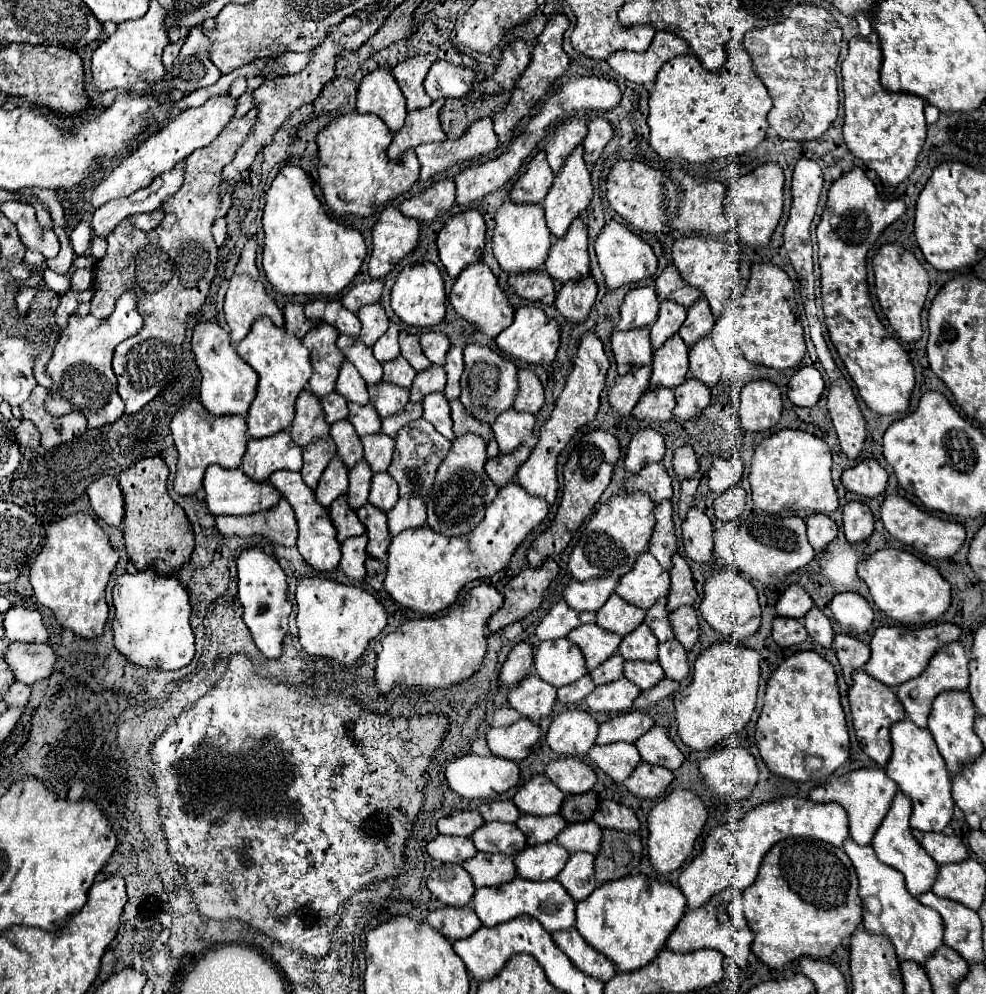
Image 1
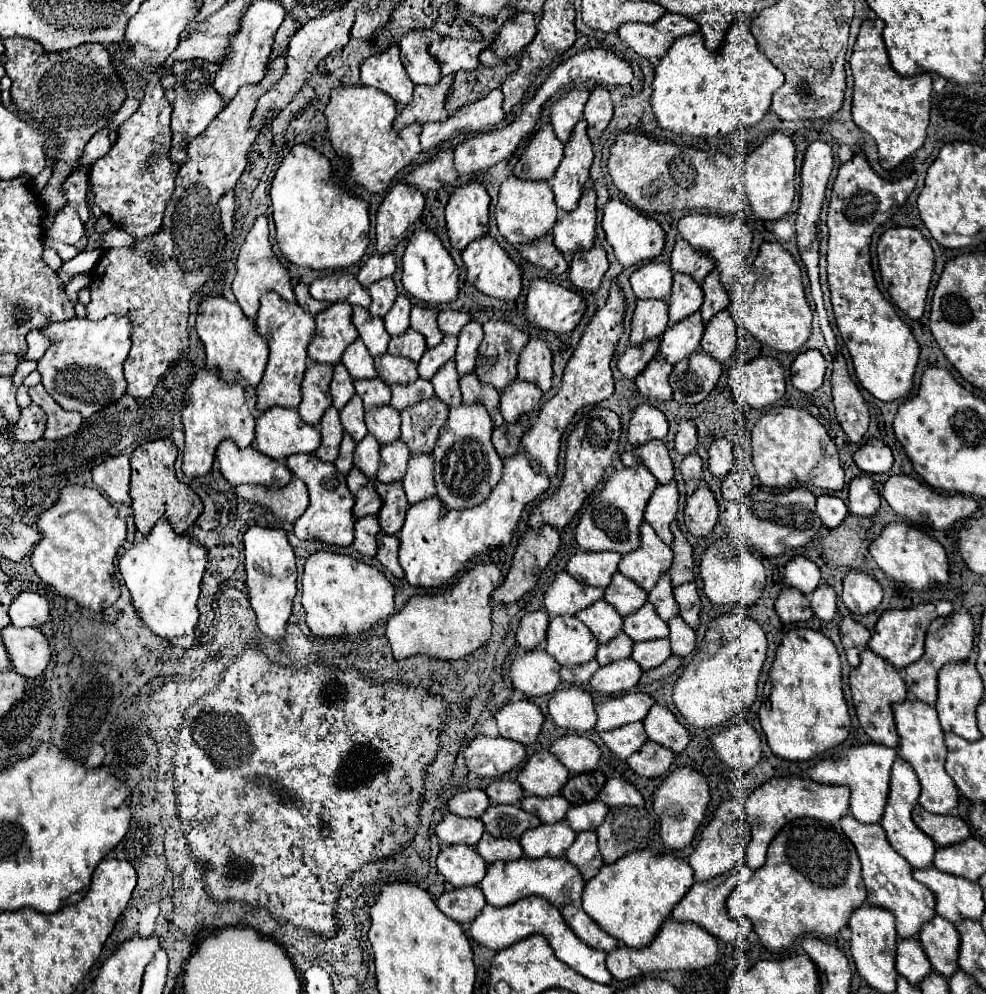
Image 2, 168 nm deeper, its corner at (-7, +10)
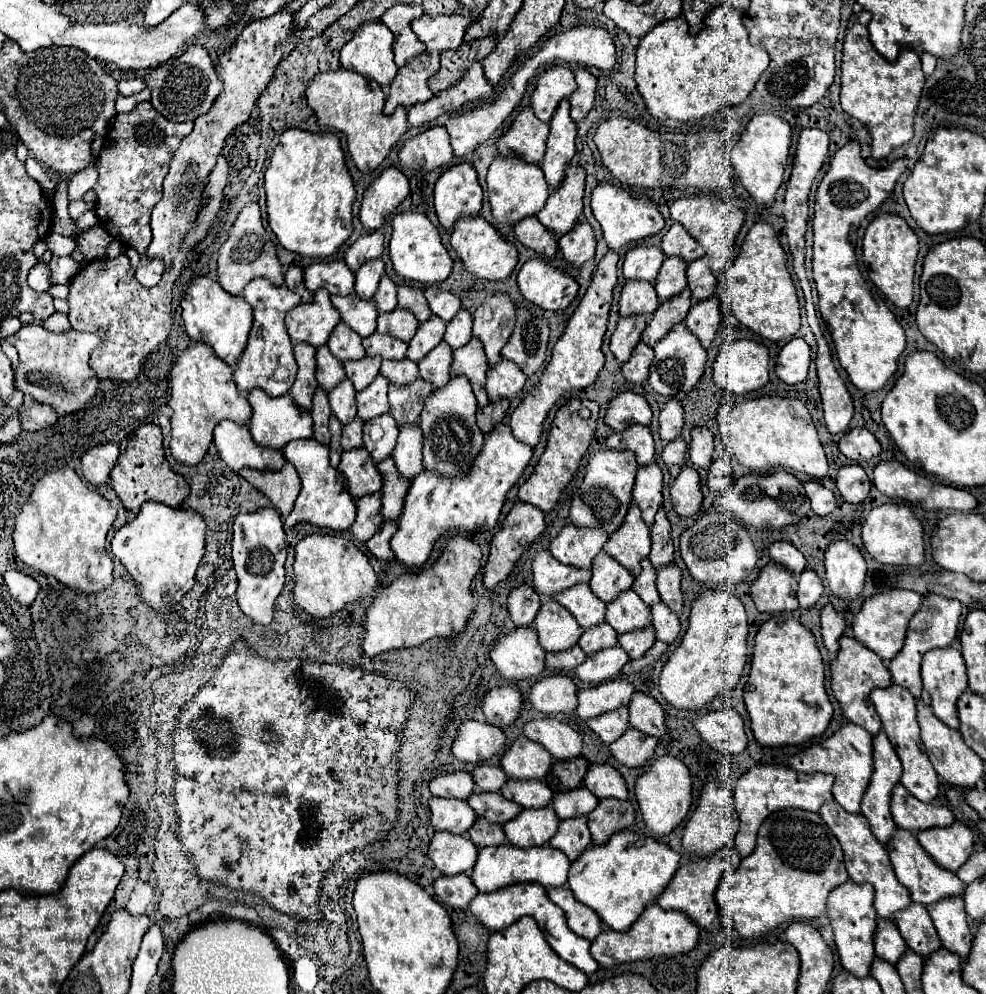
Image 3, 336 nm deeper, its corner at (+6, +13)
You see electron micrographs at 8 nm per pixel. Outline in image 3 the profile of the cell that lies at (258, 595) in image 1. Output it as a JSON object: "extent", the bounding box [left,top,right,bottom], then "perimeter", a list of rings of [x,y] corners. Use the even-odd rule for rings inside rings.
{"extent":[232,508,285,626],"perimeter":[[[263,508],[251,514],[239,514],[233,522],[232,560],[239,588],[235,592],[239,608],[261,626],[269,626],[275,612],[275,598],[285,584],[285,532],[279,512]]]}

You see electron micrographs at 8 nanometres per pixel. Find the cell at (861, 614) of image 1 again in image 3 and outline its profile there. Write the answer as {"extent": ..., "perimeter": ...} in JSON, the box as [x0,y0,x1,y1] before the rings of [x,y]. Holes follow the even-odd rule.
{"extent":[825,540,867,600],"perimeter":[[[847,540],[829,544],[825,552],[827,584],[831,592],[841,600],[857,598],[865,586],[867,564],[861,552]]]}

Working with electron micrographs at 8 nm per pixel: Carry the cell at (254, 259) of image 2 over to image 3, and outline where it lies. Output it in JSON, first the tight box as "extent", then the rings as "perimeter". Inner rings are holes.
{"extent":[217,202,283,296],"perimeter":[[[255,202],[247,204],[239,212],[239,216],[237,216],[237,220],[229,232],[227,242],[219,250],[219,262],[217,264],[219,264],[219,268],[217,268],[219,284],[223,290],[227,290],[233,296],[243,296],[243,288],[247,286],[247,282],[251,282],[253,278],[259,278],[259,276],[265,276],[275,286],[283,284],[283,270],[281,270],[279,260],[277,260],[277,254],[275,254],[275,244],[271,242],[269,232],[261,224],[259,204],[255,204]]]}

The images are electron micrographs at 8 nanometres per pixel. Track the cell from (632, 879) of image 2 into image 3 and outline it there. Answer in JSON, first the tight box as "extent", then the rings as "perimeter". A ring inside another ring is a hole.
{"extent":[569,832,681,932],"perimeter":[[[617,832],[609,844],[589,846],[579,860],[571,864],[569,888],[573,896],[597,912],[603,924],[615,932],[627,932],[641,916],[647,904],[657,902],[661,892],[673,880],[681,862],[681,854],[669,846],[647,838],[643,846],[629,844],[629,832]]]}

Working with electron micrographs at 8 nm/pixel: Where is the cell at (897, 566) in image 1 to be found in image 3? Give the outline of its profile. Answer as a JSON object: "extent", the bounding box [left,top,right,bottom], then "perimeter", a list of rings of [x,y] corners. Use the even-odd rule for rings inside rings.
{"extent":[863,504,925,566],"perimeter":[[[885,504],[873,508],[863,524],[863,546],[879,564],[891,566],[921,566],[925,562],[923,526],[907,506]]]}

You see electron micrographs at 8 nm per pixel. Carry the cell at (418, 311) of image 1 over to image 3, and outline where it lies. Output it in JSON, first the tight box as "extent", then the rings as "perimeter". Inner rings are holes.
{"extent":[389,212,453,284],"perimeter":[[[403,212],[393,218],[389,254],[391,254],[393,268],[401,278],[421,282],[421,284],[443,282],[453,268],[453,260],[445,250],[445,246],[441,244],[437,228],[427,220],[425,214],[419,214],[419,212]]]}

